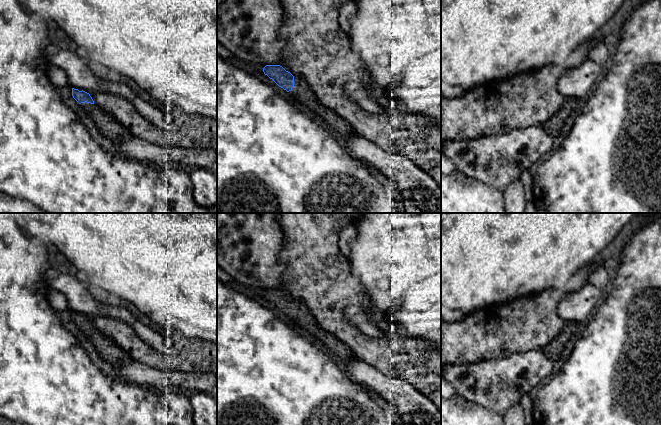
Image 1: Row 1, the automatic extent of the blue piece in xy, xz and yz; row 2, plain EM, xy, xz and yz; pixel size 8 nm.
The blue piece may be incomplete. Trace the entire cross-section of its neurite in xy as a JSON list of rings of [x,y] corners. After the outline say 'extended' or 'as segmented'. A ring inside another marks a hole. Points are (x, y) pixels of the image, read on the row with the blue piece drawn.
[[[72,88],[72,96],[89,115],[89,118],[96,124],[102,135],[114,143],[133,137],[133,135],[119,123],[112,114],[103,111],[97,106],[89,93]]]; extended

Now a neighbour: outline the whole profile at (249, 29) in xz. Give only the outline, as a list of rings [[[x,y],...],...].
[[[217,0],[217,42],[232,52],[235,58],[252,65],[282,66],[287,45],[279,31],[283,22],[284,12],[280,0]]]

